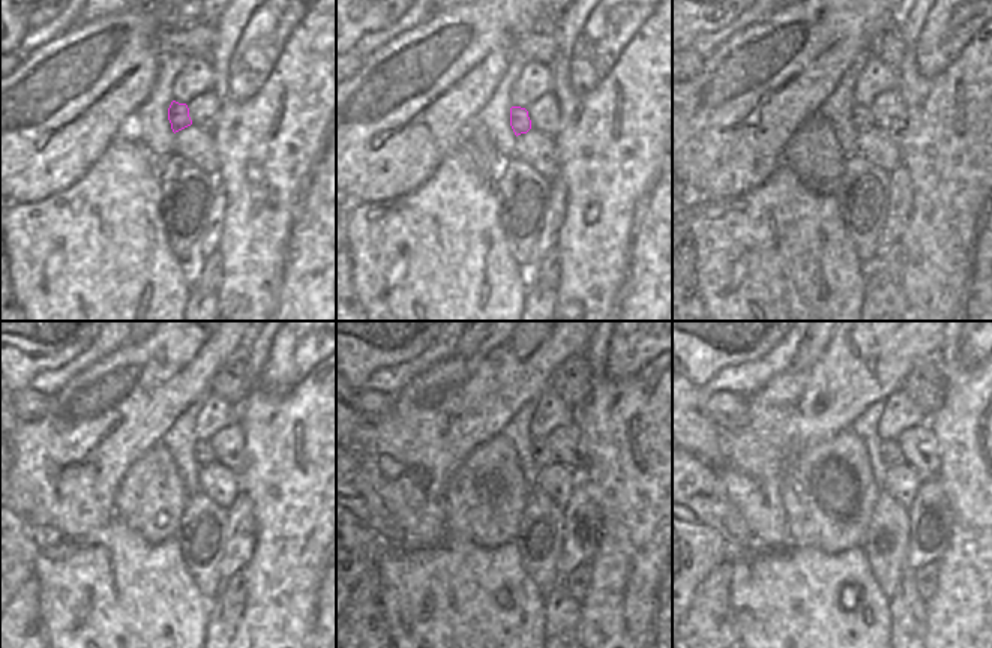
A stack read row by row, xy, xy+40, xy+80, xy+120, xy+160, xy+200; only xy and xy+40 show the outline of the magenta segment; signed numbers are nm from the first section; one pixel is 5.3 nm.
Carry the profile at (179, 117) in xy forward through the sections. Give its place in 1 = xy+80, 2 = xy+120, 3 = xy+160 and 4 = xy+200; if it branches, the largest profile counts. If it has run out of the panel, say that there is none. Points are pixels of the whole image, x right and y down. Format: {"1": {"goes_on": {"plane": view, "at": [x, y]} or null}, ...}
{"1": {"goes_on": {"plane": "xy+80", "at": [862, 119]}}, "2": {"goes_on": {"plane": "xy+120", "at": [204, 455]}}, "3": {"goes_on": {"plane": "xy+160", "at": [544, 455]}}, "4": {"goes_on": {"plane": "xy+200", "at": [890, 452]}}}

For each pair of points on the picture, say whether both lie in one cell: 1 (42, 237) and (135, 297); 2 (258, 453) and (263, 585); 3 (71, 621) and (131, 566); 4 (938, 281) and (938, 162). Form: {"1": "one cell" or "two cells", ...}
{"1": "one cell", "2": "one cell", "3": "one cell", "4": "one cell"}

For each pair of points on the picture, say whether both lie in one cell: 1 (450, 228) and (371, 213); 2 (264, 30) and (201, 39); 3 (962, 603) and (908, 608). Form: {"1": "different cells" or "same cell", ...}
{"1": "same cell", "2": "different cells", "3": "different cells"}

